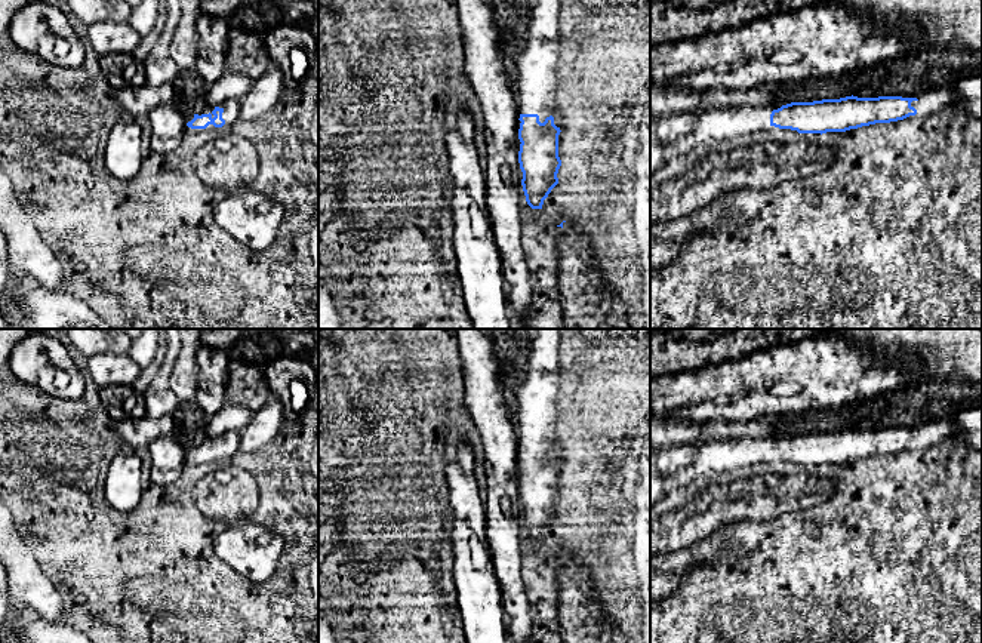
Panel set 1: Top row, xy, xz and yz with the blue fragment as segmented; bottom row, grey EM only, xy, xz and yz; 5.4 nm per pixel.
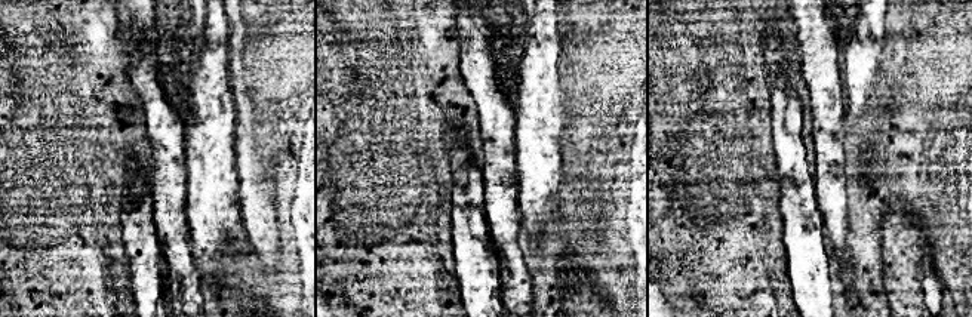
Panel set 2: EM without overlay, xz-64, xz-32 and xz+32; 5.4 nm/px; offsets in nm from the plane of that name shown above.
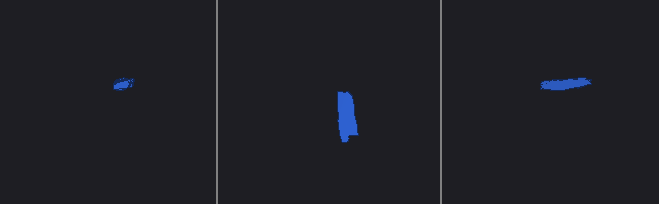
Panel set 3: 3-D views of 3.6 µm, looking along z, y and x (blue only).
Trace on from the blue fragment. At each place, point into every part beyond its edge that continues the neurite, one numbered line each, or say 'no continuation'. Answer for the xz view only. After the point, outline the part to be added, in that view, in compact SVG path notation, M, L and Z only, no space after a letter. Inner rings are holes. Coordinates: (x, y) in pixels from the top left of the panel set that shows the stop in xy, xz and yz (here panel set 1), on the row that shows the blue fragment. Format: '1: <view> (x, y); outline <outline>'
1: xz (536, 55); outline M536 0L529 10L524 40L514 49L520 108L535 114L535 105L554 93L558 59L558 0Z

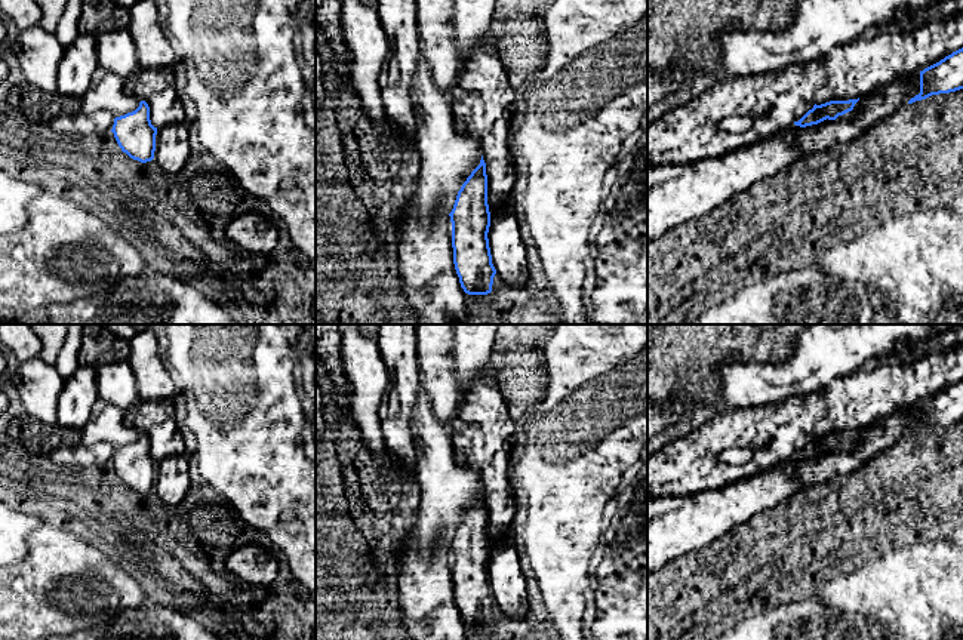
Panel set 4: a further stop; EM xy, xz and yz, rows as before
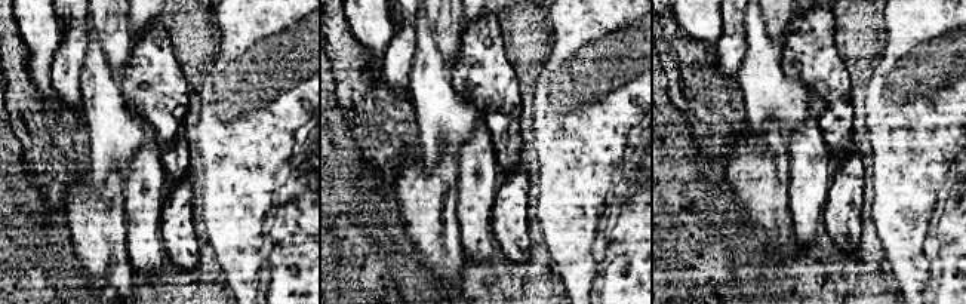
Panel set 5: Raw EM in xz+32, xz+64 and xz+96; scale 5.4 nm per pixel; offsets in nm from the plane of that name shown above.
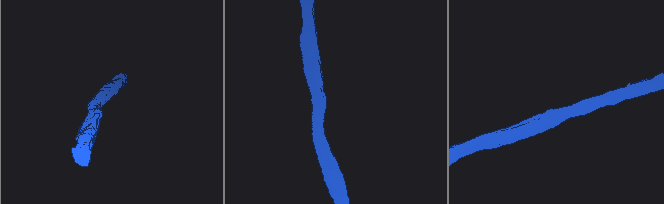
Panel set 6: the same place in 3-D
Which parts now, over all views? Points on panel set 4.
no continuation

